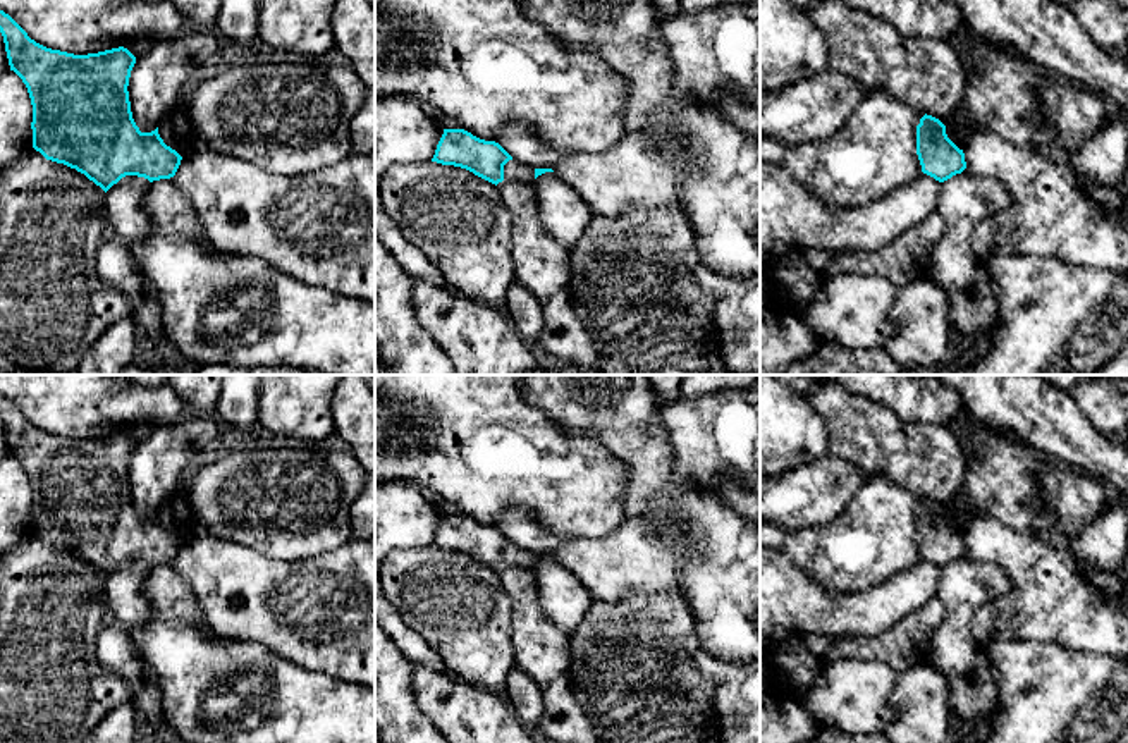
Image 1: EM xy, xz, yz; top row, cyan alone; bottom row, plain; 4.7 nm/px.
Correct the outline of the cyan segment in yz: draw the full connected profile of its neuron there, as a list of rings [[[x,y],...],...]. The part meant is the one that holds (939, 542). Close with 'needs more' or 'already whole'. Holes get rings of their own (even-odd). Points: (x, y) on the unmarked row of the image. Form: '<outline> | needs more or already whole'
[[[927,499],[916,511],[916,540],[922,557],[939,568],[966,554],[965,538],[947,523],[946,511]]] | already whole

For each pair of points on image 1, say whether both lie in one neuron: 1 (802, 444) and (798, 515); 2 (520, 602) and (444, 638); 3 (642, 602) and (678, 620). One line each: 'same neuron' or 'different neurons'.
1: different neurons
2: different neurons
3: same neuron

